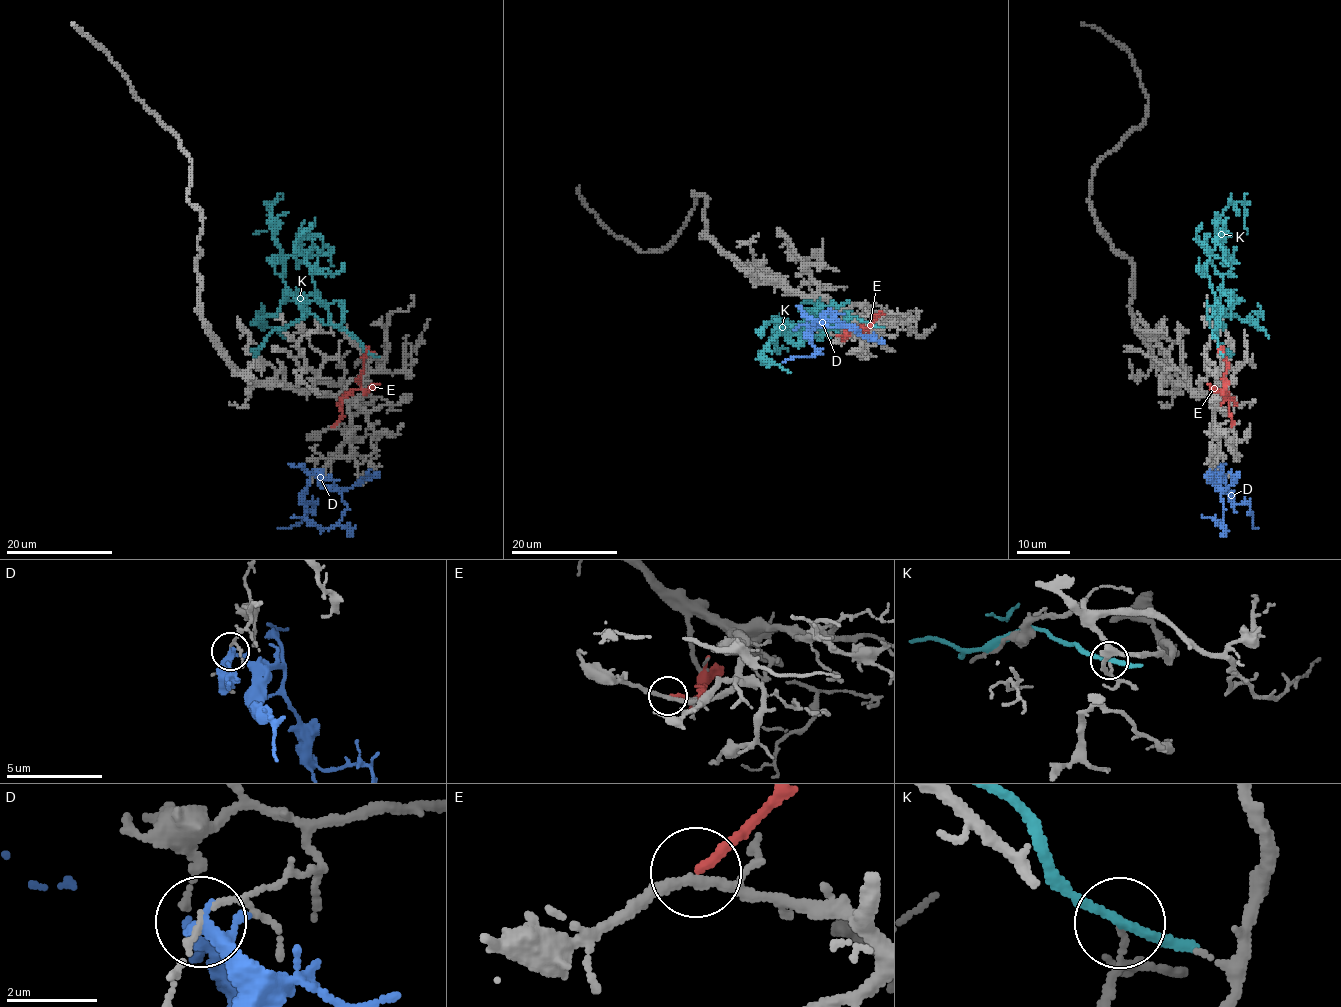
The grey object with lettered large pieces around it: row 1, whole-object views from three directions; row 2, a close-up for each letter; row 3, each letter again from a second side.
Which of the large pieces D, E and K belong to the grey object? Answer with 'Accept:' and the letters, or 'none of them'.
Accept: none of them

